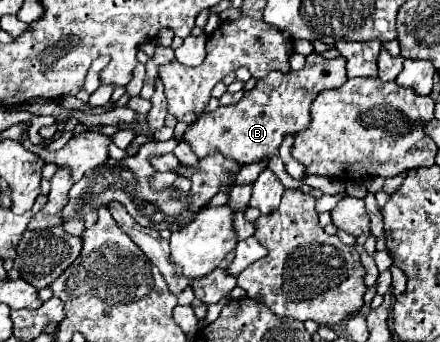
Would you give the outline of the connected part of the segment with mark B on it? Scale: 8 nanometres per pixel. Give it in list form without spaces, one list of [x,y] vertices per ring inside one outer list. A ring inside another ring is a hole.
[[[316,53],[306,57],[306,65],[300,71],[290,71],[288,75],[272,71],[256,83],[256,87],[236,103],[228,107],[218,107],[216,111],[204,113],[196,123],[184,133],[184,141],[190,143],[198,157],[206,157],[220,151],[224,157],[232,157],[240,165],[270,159],[278,153],[278,147],[288,133],[298,133],[310,125],[310,103],[322,89],[340,87],[346,81],[346,59],[342,55],[334,59],[324,59]]]

